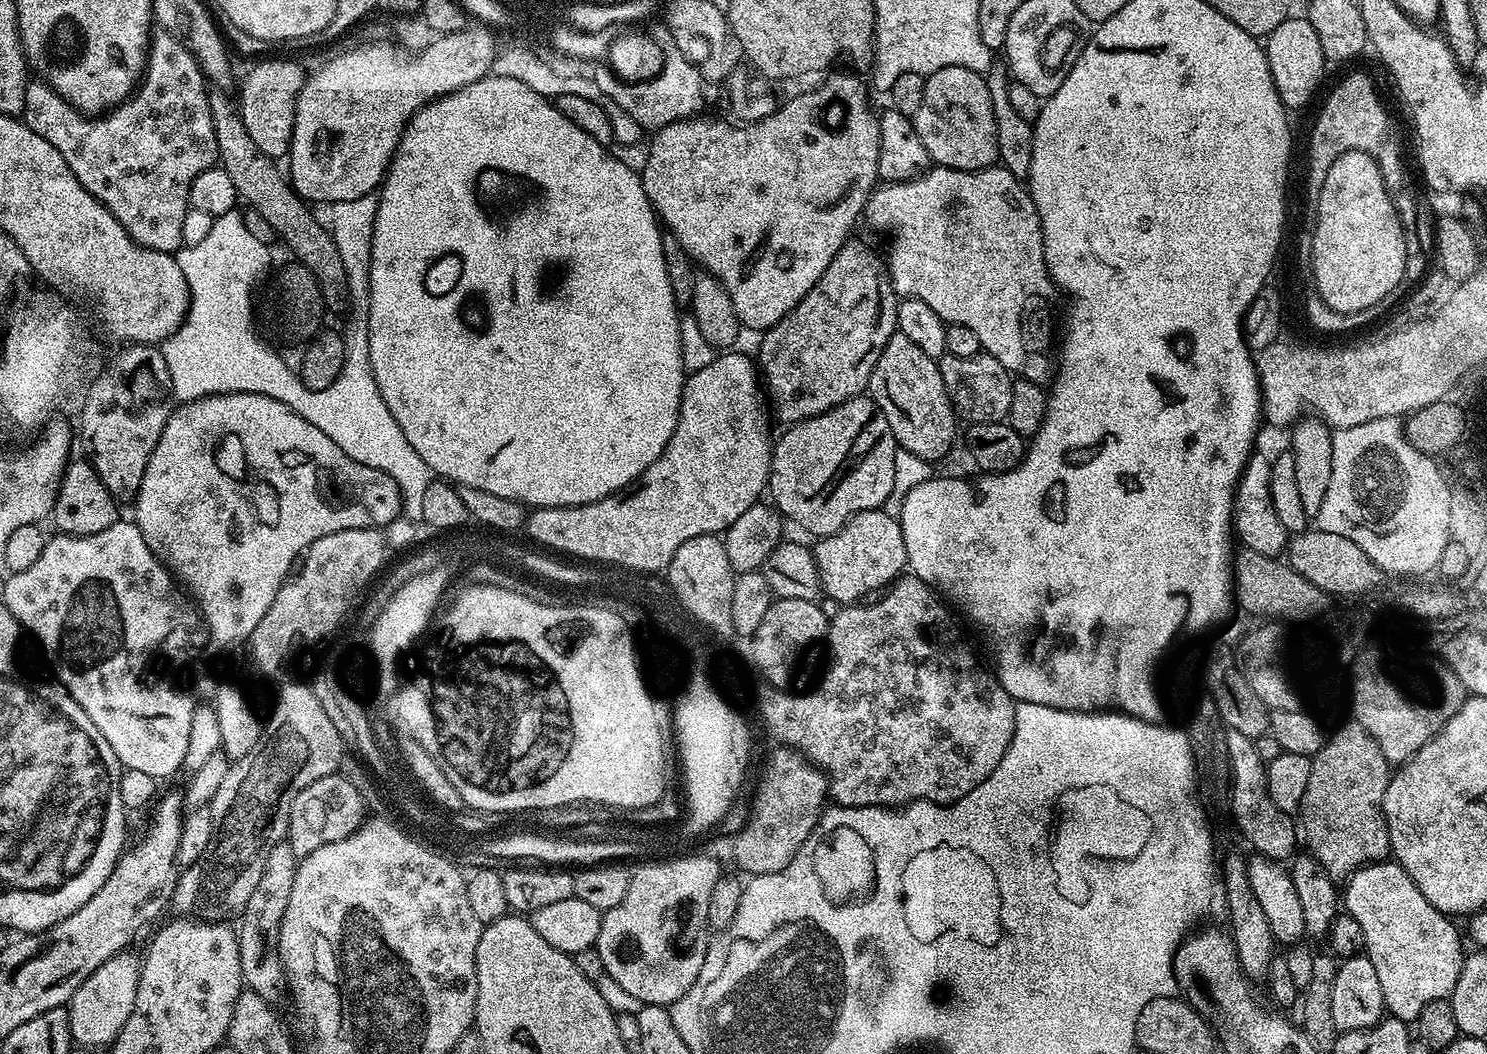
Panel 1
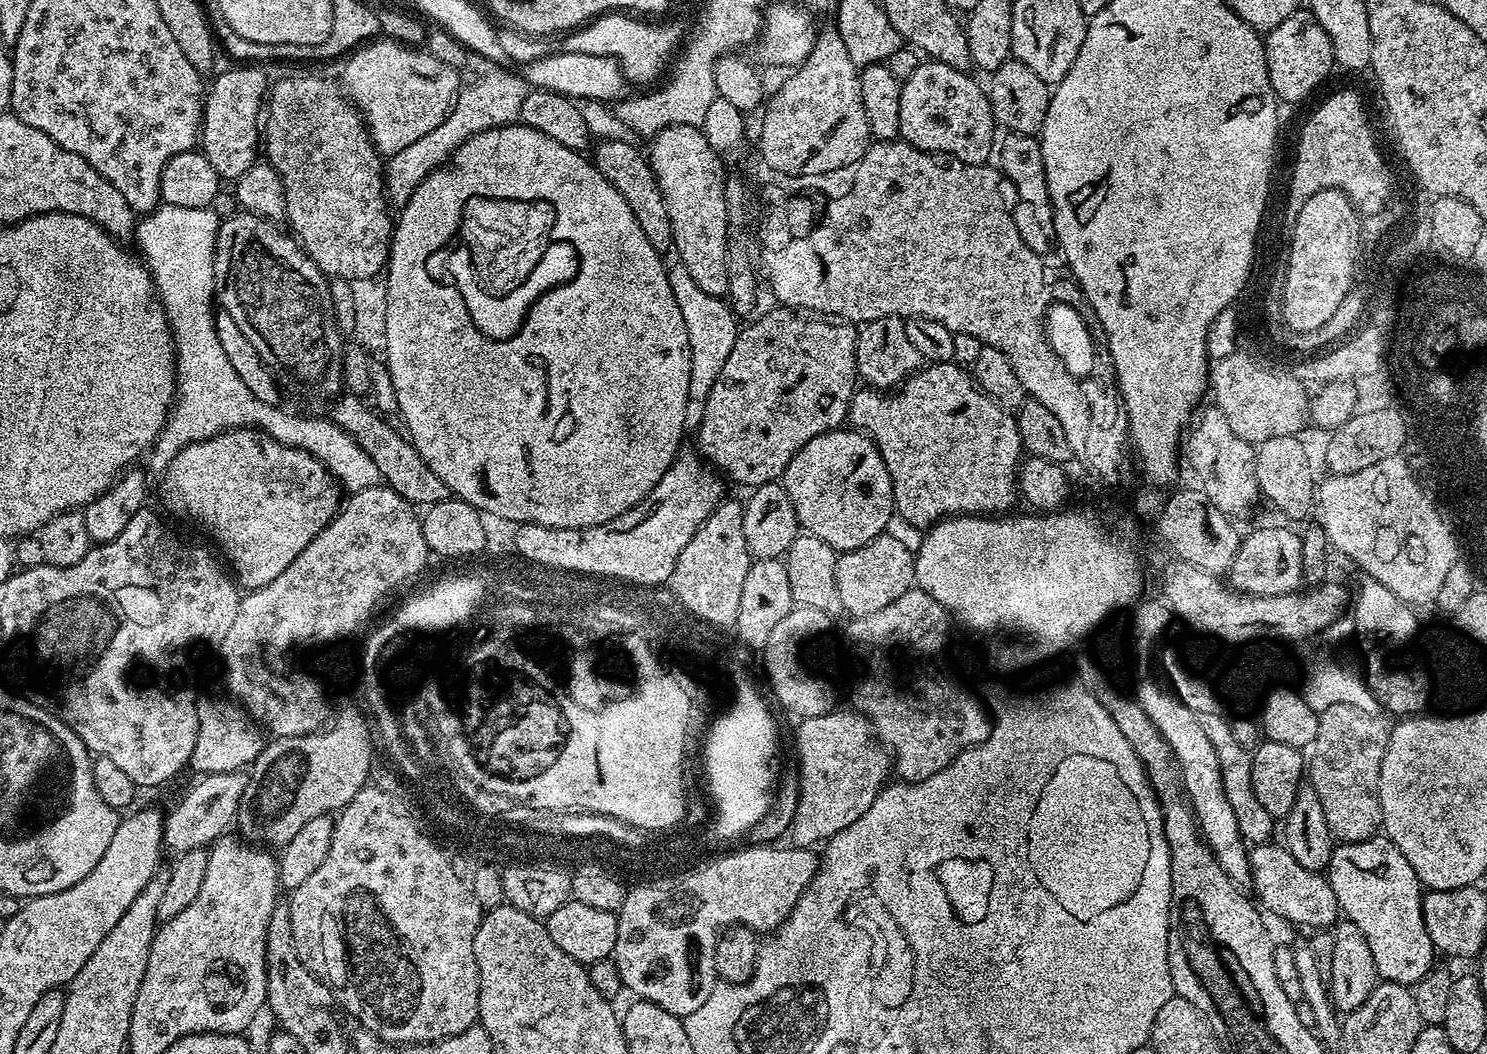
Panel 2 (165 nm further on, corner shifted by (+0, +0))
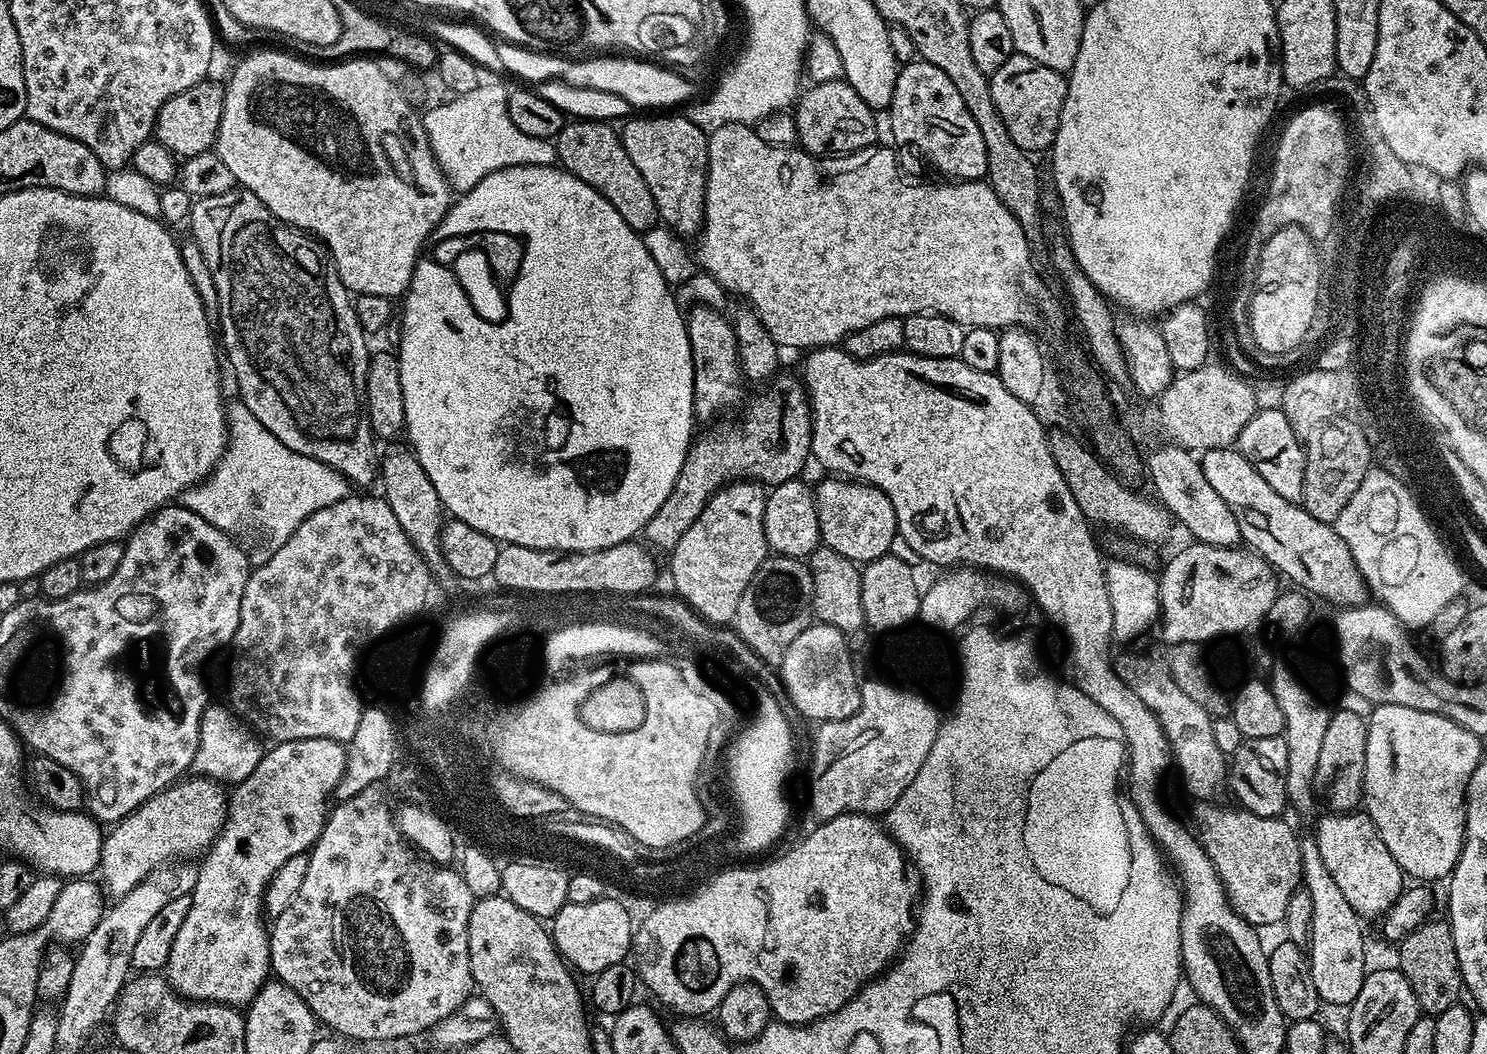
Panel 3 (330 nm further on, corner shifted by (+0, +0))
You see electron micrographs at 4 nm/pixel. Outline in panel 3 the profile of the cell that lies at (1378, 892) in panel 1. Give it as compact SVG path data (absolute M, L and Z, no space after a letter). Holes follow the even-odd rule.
M1363 810L1328 812L1317 822L1314 835L1318 854L1322 854L1322 862L1326 862L1326 870L1330 870L1346 902L1350 902L1362 918L1383 917L1404 891L1406 877L1398 862L1394 862L1394 854L1386 850L1386 842L1382 842L1368 813Z

